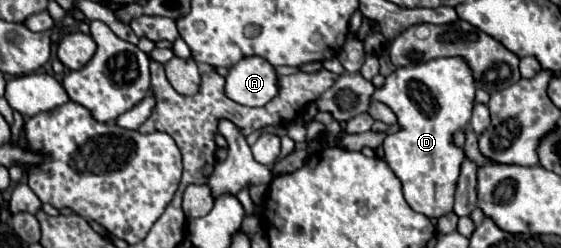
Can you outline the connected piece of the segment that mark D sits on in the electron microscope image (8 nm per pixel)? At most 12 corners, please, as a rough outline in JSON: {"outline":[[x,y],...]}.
{"outline":[[462,57],[396,69],[372,93],[402,131],[384,159],[408,205],[452,211],[474,89]]}

